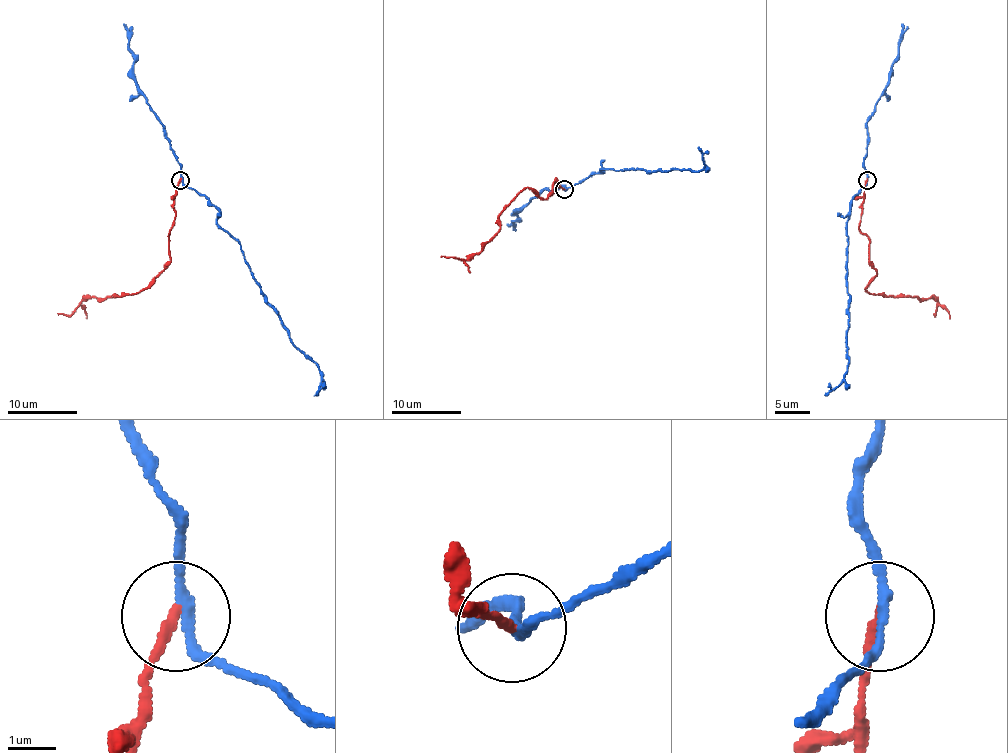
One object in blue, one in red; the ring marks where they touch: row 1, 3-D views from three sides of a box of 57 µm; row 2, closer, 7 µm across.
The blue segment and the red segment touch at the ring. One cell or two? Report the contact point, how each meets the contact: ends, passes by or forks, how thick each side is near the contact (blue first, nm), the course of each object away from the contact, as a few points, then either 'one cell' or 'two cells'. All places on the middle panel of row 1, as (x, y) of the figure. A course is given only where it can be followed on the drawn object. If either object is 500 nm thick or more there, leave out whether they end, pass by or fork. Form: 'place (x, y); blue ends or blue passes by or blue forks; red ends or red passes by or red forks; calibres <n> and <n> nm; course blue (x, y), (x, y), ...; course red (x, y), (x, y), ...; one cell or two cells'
place (564, 189); blue passes by; red ends; calibres 180 and 200 nm; course blue (563, 189), (600, 170), (699, 171), (704, 166), (702, 152), (697, 147); course red (563, 189), (555, 182), (541, 199), (529, 187), (501, 213), (499, 230), (478, 253), (466, 260), (440, 256); two cells

